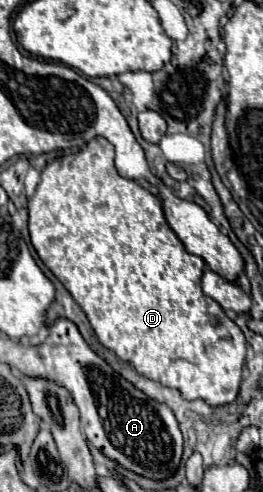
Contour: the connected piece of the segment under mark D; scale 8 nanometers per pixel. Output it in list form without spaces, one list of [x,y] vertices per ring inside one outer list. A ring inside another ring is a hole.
[[[93,138],[87,144],[87,148],[83,148],[81,152],[69,154],[69,156],[63,156],[63,158],[57,158],[53,162],[49,162],[43,168],[43,172],[39,172],[39,170],[35,170],[31,166],[29,172],[27,172],[27,178],[25,178],[25,190],[27,190],[27,196],[31,196],[35,192],[29,198],[31,244],[35,246],[39,258],[43,260],[43,264],[61,280],[61,284],[71,292],[71,296],[75,298],[75,302],[83,308],[83,312],[87,314],[87,318],[91,322],[91,328],[95,330],[99,342],[103,346],[107,346],[109,350],[113,350],[121,360],[129,362],[145,378],[157,380],[157,382],[161,382],[167,388],[177,388],[183,394],[183,398],[187,398],[187,400],[201,398],[201,400],[205,400],[211,406],[221,406],[221,404],[233,402],[235,396],[237,396],[237,392],[239,392],[241,370],[243,370],[243,364],[245,364],[245,350],[247,350],[245,336],[239,330],[239,326],[235,322],[231,322],[223,314],[221,308],[219,308],[221,316],[219,314],[213,316],[215,314],[215,310],[211,308],[213,300],[209,300],[203,294],[203,290],[201,290],[201,276],[203,276],[203,270],[205,270],[205,260],[199,258],[199,256],[195,256],[195,254],[189,254],[185,250],[183,242],[177,238],[177,234],[171,230],[171,226],[165,220],[165,212],[163,212],[161,200],[155,194],[151,194],[149,190],[145,190],[141,184],[137,184],[135,180],[127,180],[127,178],[123,178],[117,172],[115,164],[113,164],[113,146],[105,138]]]

